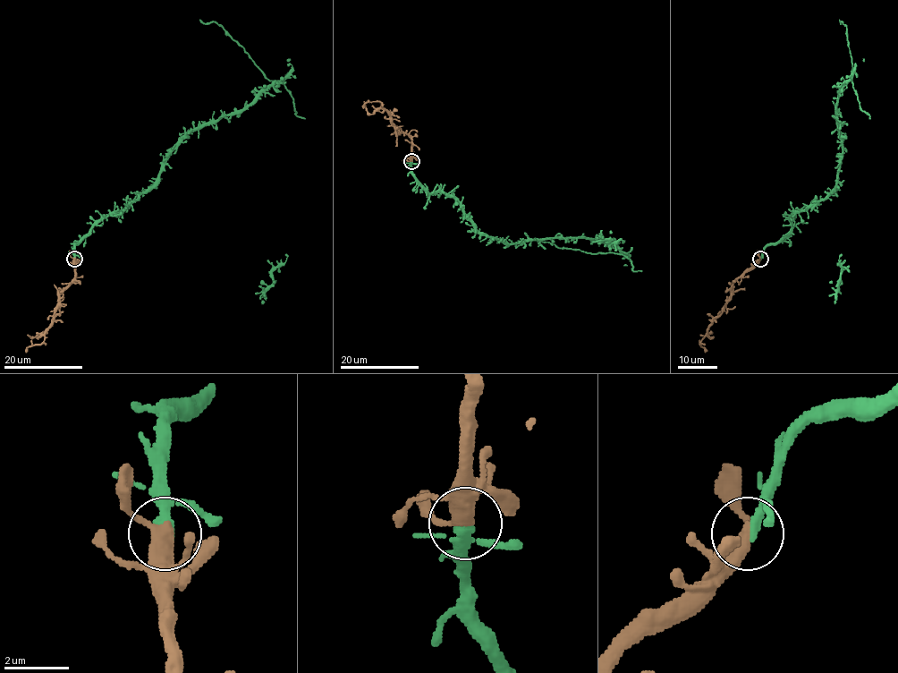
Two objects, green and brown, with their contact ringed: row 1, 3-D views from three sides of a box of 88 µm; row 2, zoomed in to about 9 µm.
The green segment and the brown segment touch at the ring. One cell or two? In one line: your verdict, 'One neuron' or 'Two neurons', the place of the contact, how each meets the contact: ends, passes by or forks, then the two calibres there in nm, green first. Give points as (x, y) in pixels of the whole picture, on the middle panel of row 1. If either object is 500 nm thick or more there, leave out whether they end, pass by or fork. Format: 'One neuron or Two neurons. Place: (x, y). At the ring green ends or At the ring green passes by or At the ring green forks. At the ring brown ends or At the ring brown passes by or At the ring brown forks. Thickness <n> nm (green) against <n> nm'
One neuron. Place: (411, 161). At the ring green passes by. At the ring brown passes by. Thickness 240 nm (green) against 380 nm

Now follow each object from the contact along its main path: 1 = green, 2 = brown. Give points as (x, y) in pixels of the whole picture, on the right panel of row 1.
1: (760, 259), (791, 228), (793, 214), (837, 183), (837, 98), (852, 82), (839, 19)
2: (760, 259), (732, 285), (725, 307), (714, 320), (700, 344), (705, 353)

